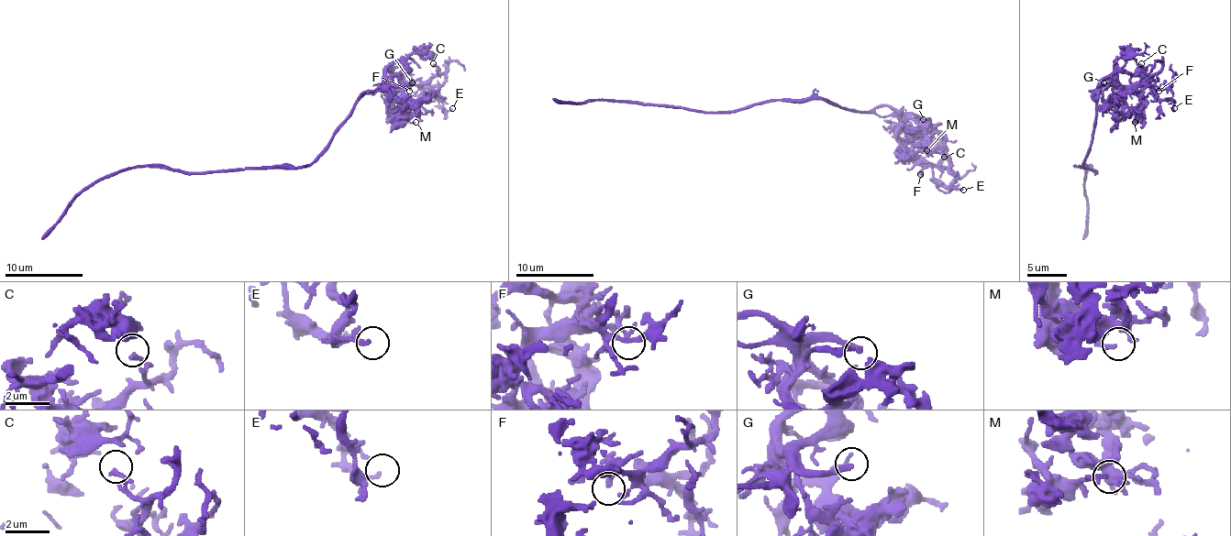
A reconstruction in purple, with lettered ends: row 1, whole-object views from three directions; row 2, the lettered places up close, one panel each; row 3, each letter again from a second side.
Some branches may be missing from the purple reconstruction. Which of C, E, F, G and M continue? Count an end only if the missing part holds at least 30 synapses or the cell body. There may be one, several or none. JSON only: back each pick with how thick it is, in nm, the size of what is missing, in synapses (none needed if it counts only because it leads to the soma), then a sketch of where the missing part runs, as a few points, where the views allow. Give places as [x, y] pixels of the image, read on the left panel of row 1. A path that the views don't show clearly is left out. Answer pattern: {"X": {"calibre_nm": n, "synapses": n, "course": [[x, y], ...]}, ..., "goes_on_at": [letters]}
{"G": {"calibre_nm": 240, "synapses": 150, "course": [[412, 82], [447, 79], [464, 94], [476, 91], [502, 100], [492, 75], [502, 63]]}, "goes_on_at": ["G"]}

